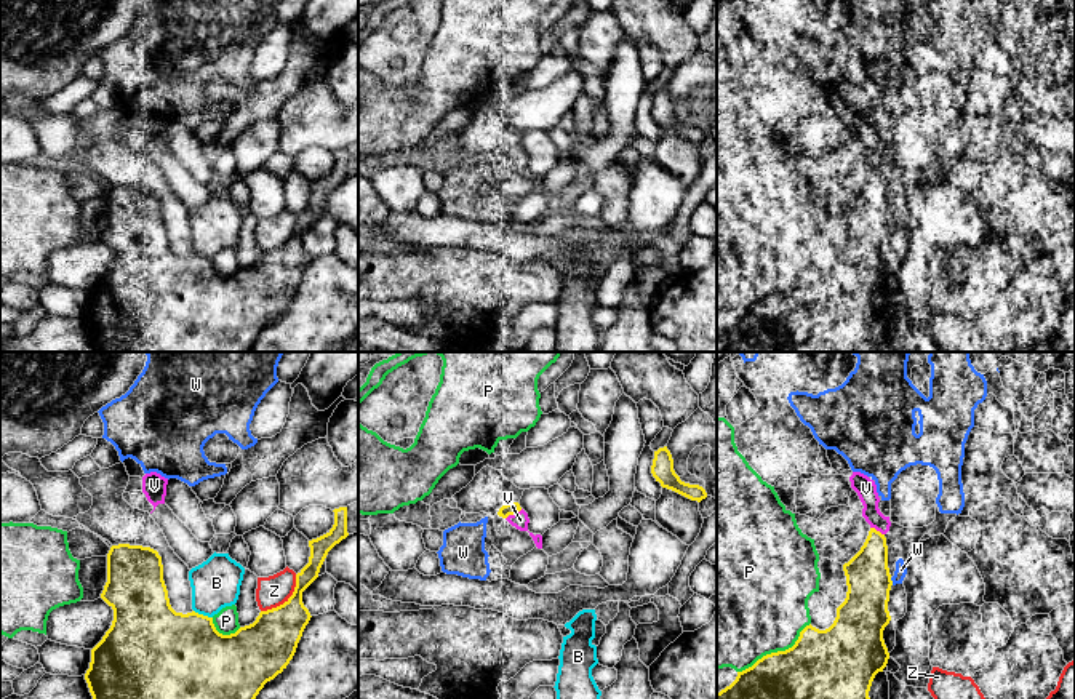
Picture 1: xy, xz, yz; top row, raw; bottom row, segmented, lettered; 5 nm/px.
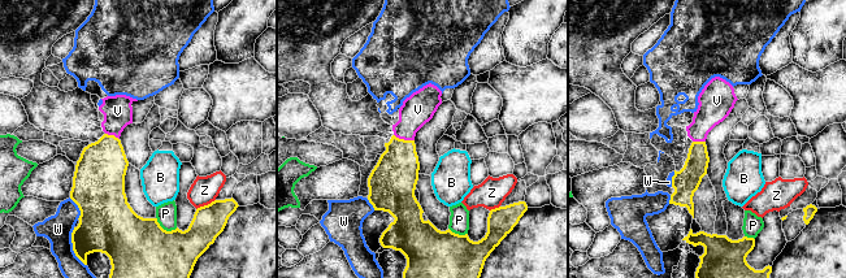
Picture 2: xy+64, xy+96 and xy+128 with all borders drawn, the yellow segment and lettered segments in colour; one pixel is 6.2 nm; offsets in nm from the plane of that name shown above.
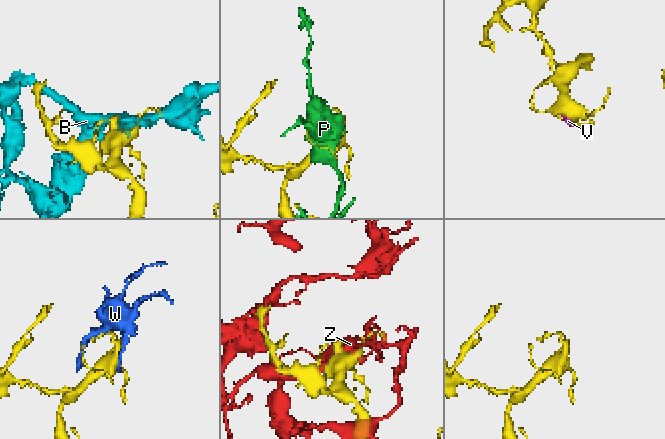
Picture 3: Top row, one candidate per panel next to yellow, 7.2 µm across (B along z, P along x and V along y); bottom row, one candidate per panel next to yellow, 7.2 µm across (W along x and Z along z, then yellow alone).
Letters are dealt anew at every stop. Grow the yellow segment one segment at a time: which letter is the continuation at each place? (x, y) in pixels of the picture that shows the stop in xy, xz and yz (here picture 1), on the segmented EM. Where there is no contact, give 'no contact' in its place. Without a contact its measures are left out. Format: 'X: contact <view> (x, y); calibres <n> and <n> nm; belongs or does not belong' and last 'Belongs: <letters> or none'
B: contact xy (202, 615); calibres 440 and 240 nm; does not belong
P: contact yz (778, 651); calibres 360 and 480 nm; does not belong
V: contact xz (514, 512); calibres 60 and 90 nm; belongs
W: contact yz (891, 581); calibres 260 and 60 nm; does not belong
Z: contact xy (285, 602); calibres 280 and 160 nm; does not belong
Belongs: V

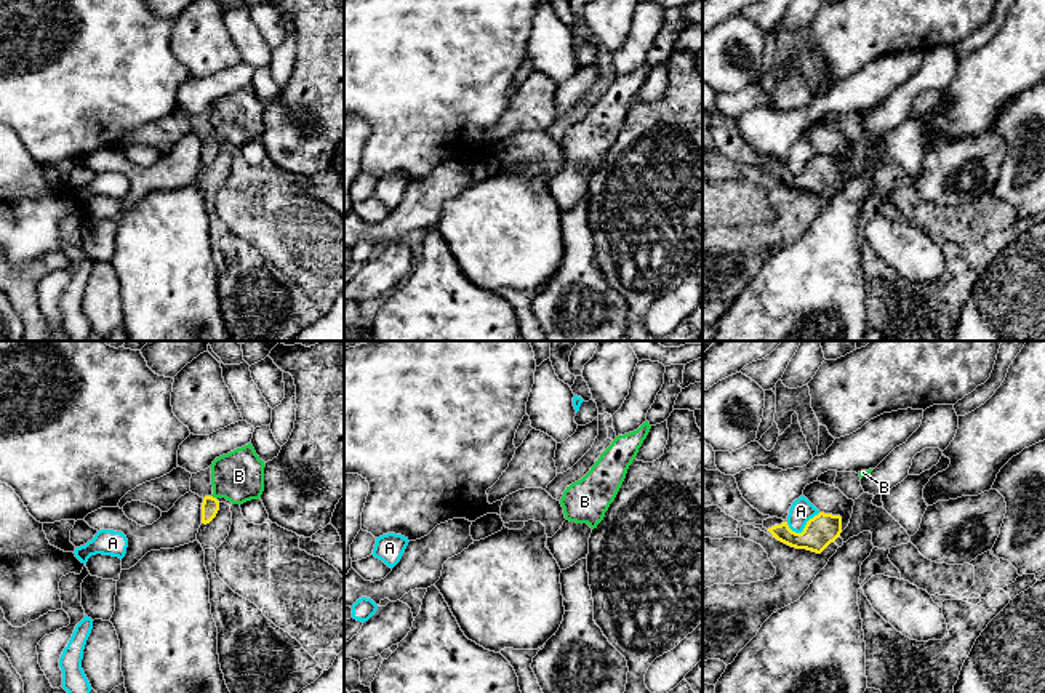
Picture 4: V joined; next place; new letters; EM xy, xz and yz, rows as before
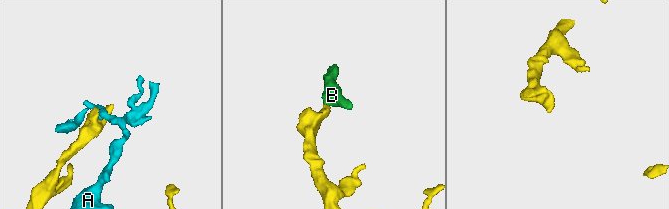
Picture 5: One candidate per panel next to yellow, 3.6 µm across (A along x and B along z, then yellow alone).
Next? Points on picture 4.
A: contact yz (804, 528); calibres 160 and 120 nm; does not belong
B: contact xy (215, 498); calibres 90 and 260 nm; belongs
Belongs: B

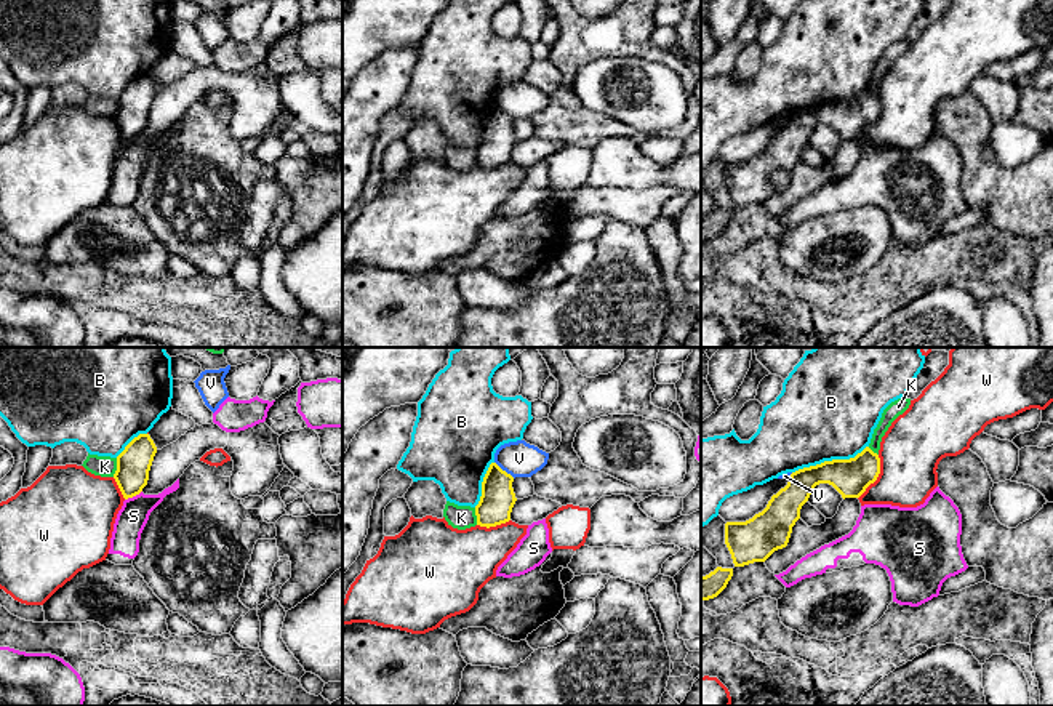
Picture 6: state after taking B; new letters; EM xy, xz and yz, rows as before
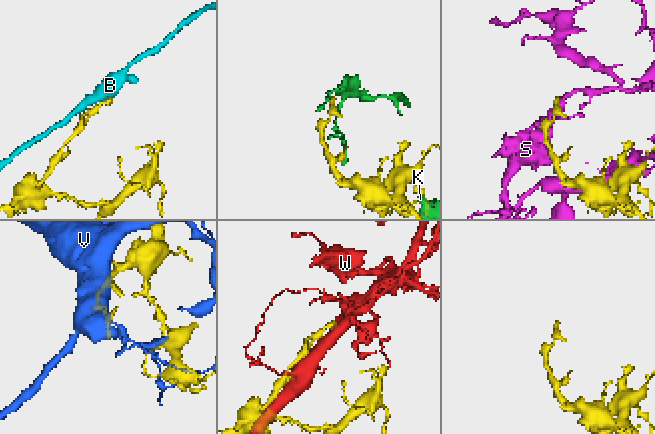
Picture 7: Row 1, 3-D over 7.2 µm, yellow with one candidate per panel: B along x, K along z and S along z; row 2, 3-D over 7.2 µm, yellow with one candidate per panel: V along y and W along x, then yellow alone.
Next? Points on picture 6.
B: contact yz (829, 461); calibres 190 and 480 nm; does not belong
K: contact xy (117, 468); calibres 170 and 110 nm; does not belong
S: contact xy (133, 495); calibres 170 and 150 nm; does not belong
V: contact xz (504, 471); calibres 170 and 180 nm; does not belong
W: contact yz (877, 476); calibres 190 and 300 nm; does not belong
Belongs: none

